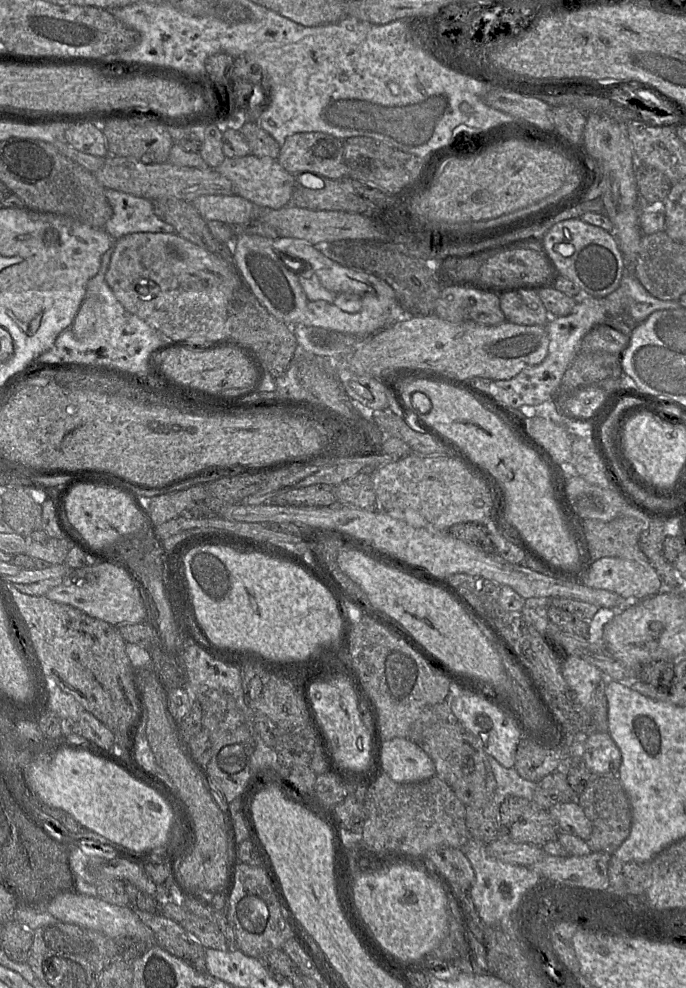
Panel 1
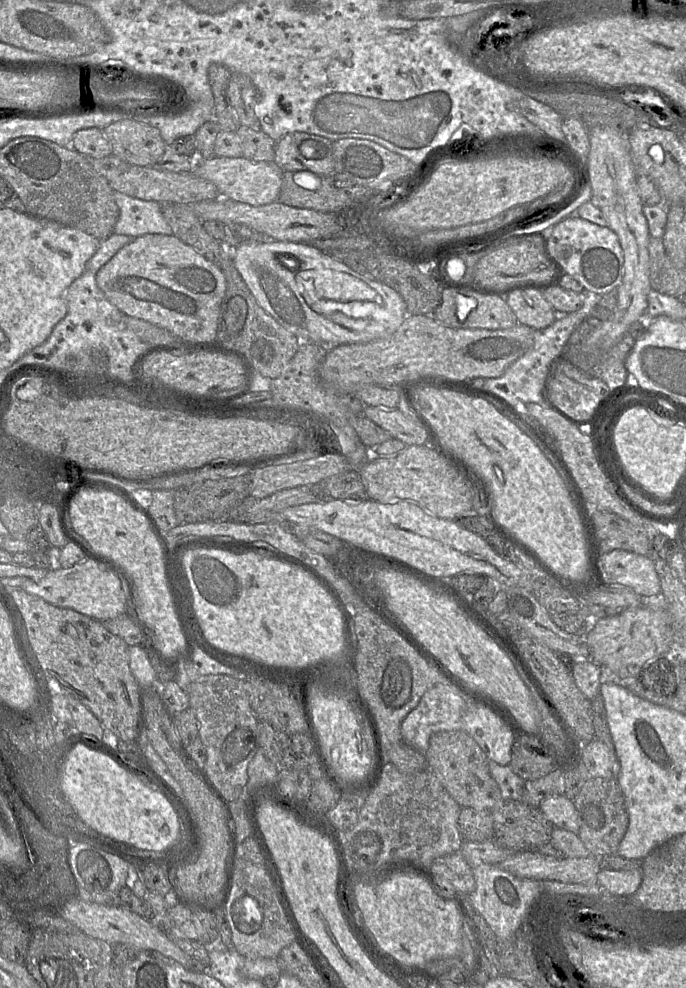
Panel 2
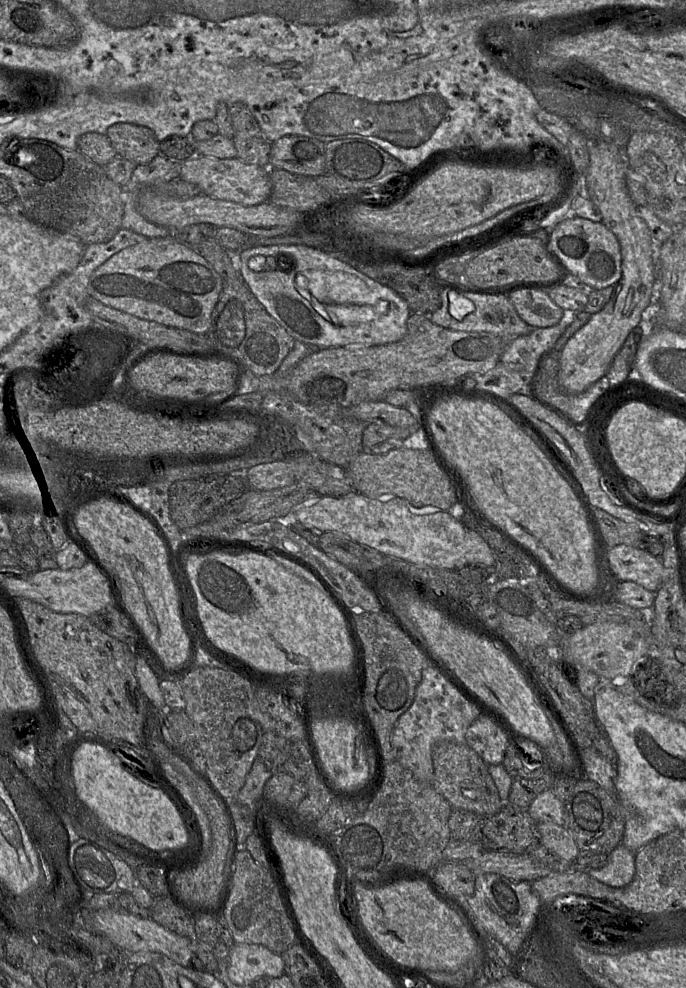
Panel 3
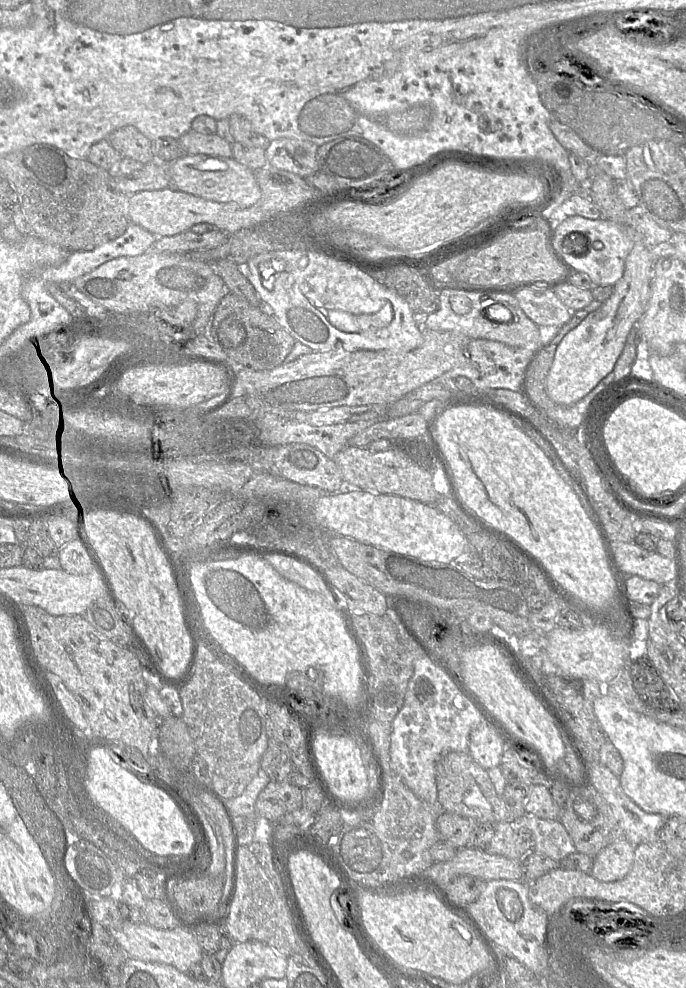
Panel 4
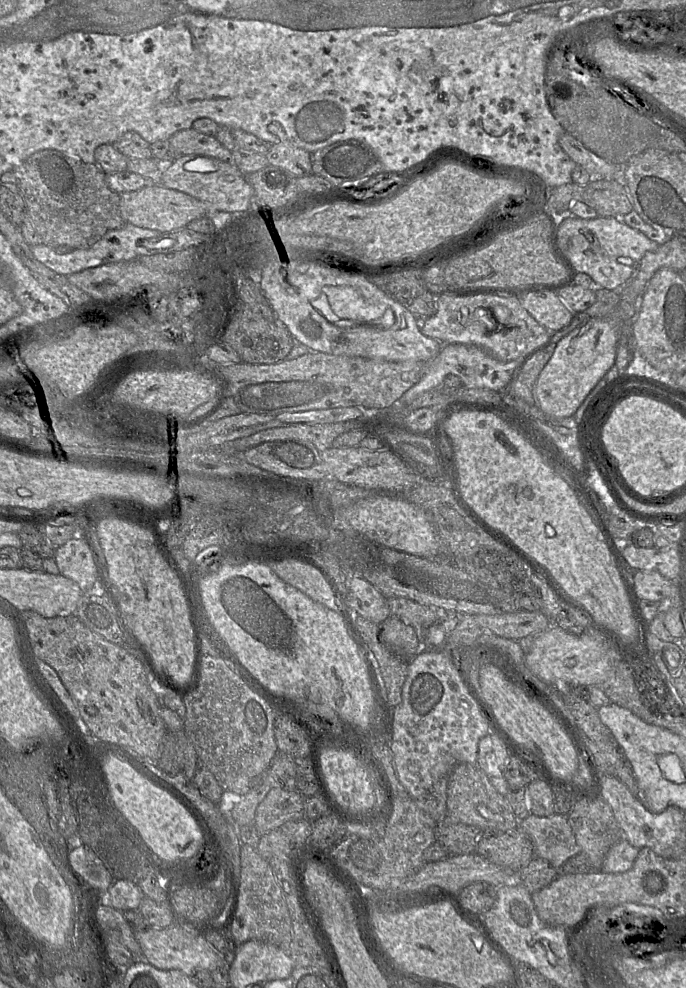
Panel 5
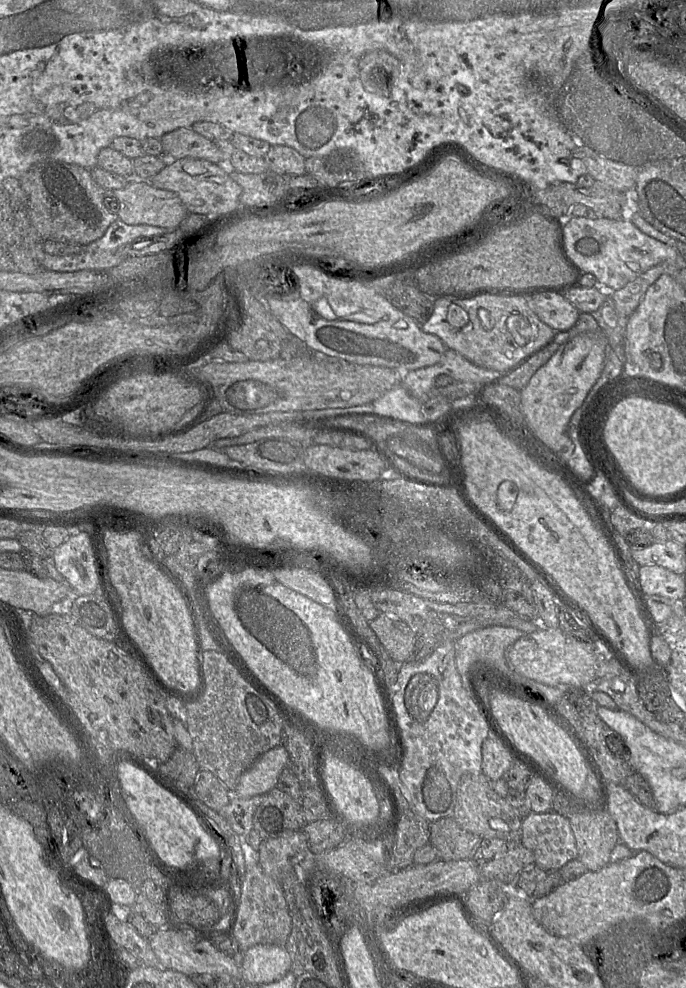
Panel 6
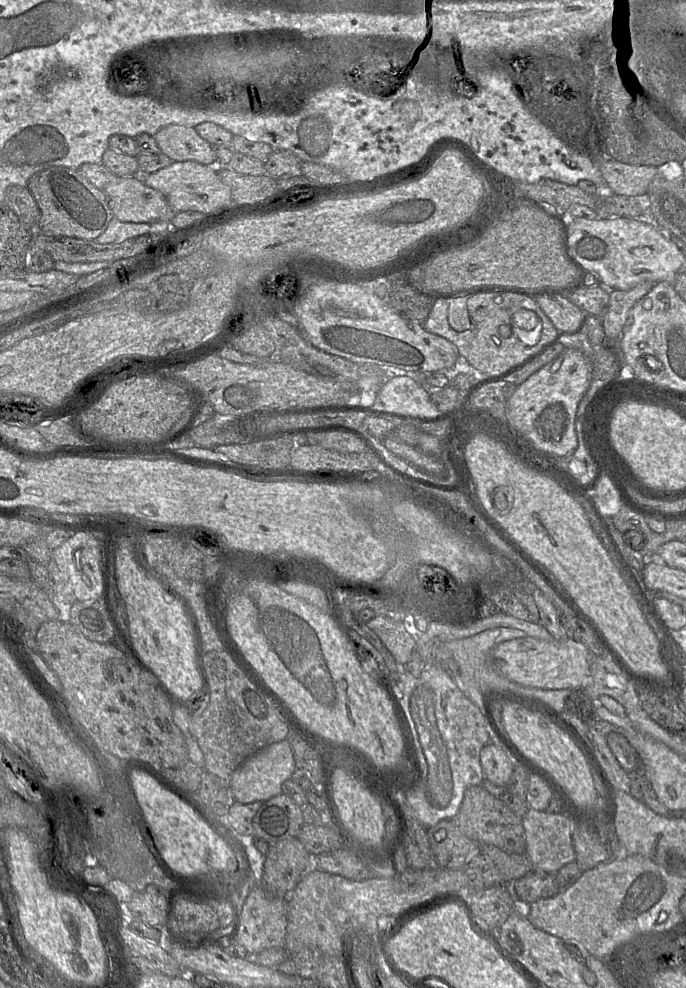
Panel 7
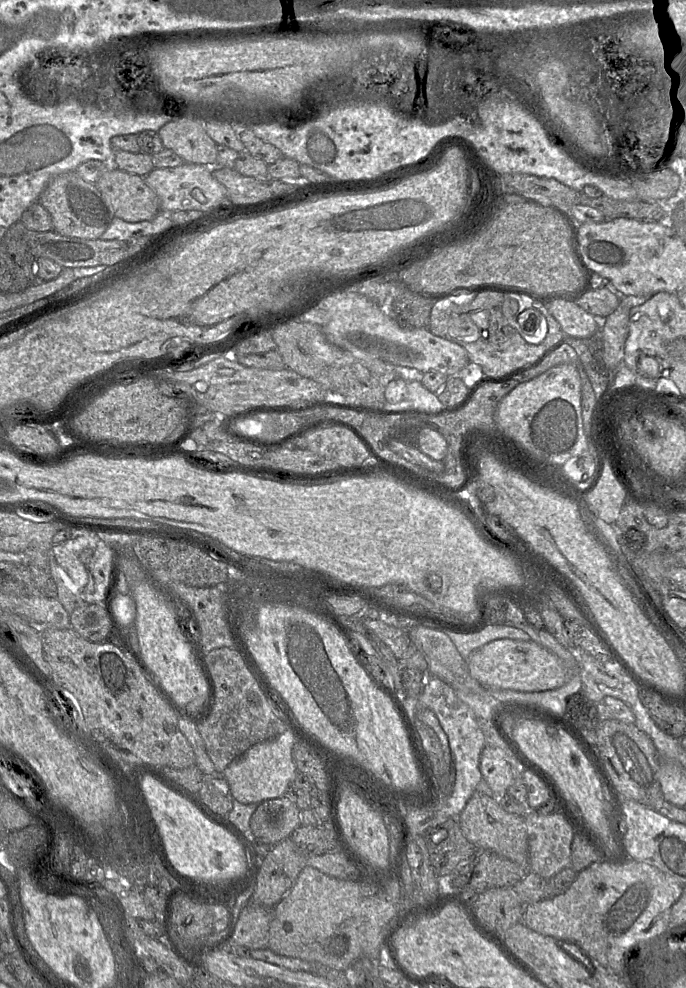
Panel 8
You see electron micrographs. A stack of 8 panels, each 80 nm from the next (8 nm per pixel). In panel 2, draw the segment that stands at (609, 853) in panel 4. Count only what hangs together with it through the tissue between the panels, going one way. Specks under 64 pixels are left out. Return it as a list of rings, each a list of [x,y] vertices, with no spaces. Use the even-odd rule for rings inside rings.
[[[641,868],[629,870],[600,870],[597,883],[606,894],[634,895],[642,882]]]

